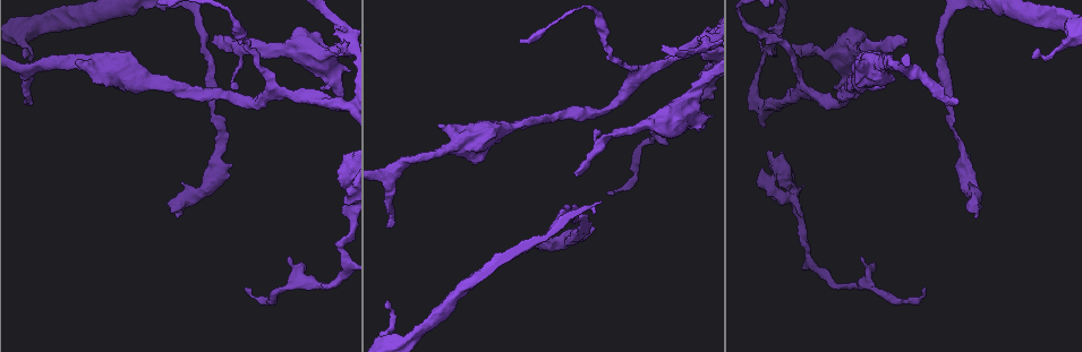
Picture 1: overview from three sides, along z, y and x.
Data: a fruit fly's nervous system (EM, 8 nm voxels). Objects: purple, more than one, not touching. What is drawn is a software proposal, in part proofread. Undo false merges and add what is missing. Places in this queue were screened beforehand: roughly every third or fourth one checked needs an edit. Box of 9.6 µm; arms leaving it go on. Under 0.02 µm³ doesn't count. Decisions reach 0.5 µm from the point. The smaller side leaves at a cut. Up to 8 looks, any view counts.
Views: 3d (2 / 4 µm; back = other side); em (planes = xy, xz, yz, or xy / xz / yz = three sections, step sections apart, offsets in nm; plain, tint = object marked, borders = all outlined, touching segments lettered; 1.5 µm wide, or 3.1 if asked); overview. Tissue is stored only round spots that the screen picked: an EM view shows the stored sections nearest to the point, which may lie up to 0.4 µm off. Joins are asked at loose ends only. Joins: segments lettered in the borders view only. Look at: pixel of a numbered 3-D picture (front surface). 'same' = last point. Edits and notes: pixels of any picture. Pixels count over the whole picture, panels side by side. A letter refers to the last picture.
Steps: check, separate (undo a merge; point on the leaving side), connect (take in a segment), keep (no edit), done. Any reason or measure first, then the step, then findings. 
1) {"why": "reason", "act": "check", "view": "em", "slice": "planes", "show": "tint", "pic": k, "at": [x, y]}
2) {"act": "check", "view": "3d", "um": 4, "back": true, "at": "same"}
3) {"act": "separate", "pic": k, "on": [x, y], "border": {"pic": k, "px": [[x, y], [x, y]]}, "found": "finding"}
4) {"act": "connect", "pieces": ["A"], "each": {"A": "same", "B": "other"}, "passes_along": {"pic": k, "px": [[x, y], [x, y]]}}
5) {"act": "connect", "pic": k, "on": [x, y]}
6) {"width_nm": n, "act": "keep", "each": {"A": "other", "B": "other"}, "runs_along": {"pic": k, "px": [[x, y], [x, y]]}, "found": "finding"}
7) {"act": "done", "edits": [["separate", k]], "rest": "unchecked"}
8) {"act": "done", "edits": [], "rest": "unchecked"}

{"act": "check", "view": "em", "slice": "planes", "show": "borders", "pic": 1, "at": [907, 39]}

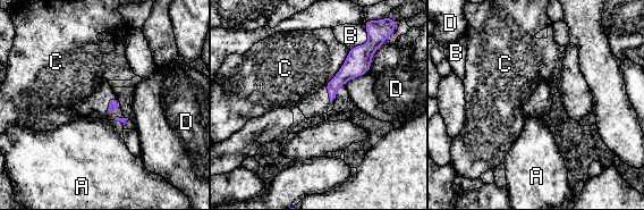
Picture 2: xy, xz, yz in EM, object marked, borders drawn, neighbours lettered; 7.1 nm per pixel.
{"act": "keep", "each": {"A": "other", "B": "other", "C": "other", "D": "other"}, "border": {"pic": 2, "px": [[349, 49], [345, 62], [324, 85]]}, "found": "no lettered segment goes on from it"}

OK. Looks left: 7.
{"why": "calibre changes", "act": "check", "view": "3d", "um": 2, "pic": 1, "at": [818, 50]}

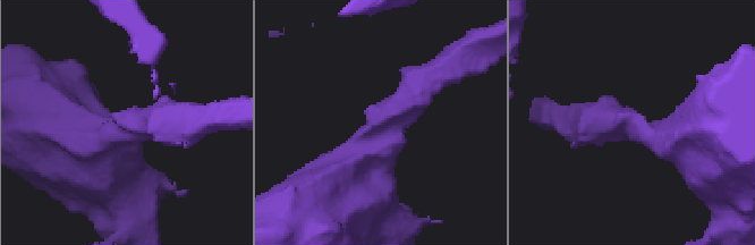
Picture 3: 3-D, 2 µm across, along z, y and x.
{"arm_widths_nm": [220, 500], "why": "need the tissue", "act": "check", "view": "em", "slice": "planes", "show": "tint", "pic": 3, "at": [137, 125]}

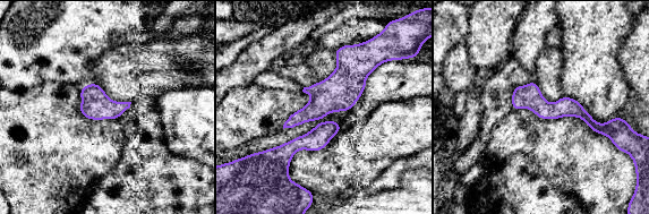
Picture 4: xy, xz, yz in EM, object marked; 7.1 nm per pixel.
{"why": "see the neighbours", "act": "check", "view": "em", "slice": "planes", "show": "borders", "at": "same"}

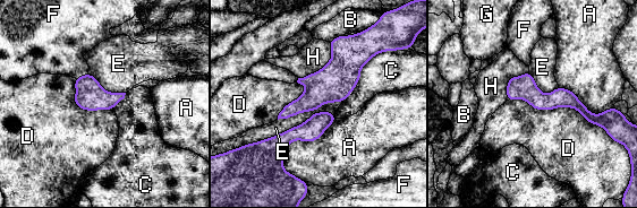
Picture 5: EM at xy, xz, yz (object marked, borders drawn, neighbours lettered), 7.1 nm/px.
{"width_nm": 170, "act": "keep", "each": {"A": "other", "B": "other", "C": "other", "D": "other", "E": "other", "F": "other", "G": "other", "H": "other"}, "found": "one neuron here"}

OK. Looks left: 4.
{"why": "free end", "act": "check", "view": "em", "slice": "planes", "show": "plain", "pic": 1, "at": [390, 228]}

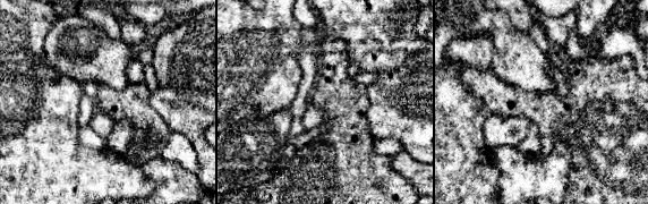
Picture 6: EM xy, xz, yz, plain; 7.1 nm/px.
{"act": "check", "view": "em", "slice": "planes", "show": "borders", "at": "same"}

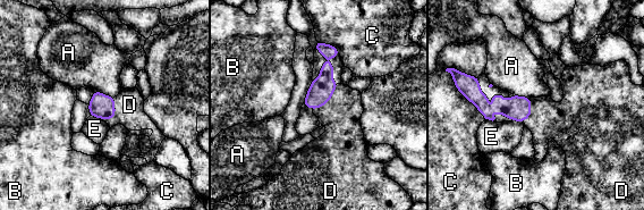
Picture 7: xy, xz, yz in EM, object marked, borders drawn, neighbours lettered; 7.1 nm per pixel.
{"longest_contact_nm": ["C", 280], "act": "connect", "pieces": ["D"], "each": {"A": "other", "B": "other", "C": "other", "D": "same", "E": "other"}, "passes_along": {"pic": 7, "px": [[101, 106], [115, 112], [129, 104]]}, "found": "it goes on there"}

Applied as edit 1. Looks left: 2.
{"act": "done", "edits": [["connect", 7]], "rest": "unchecked"}

